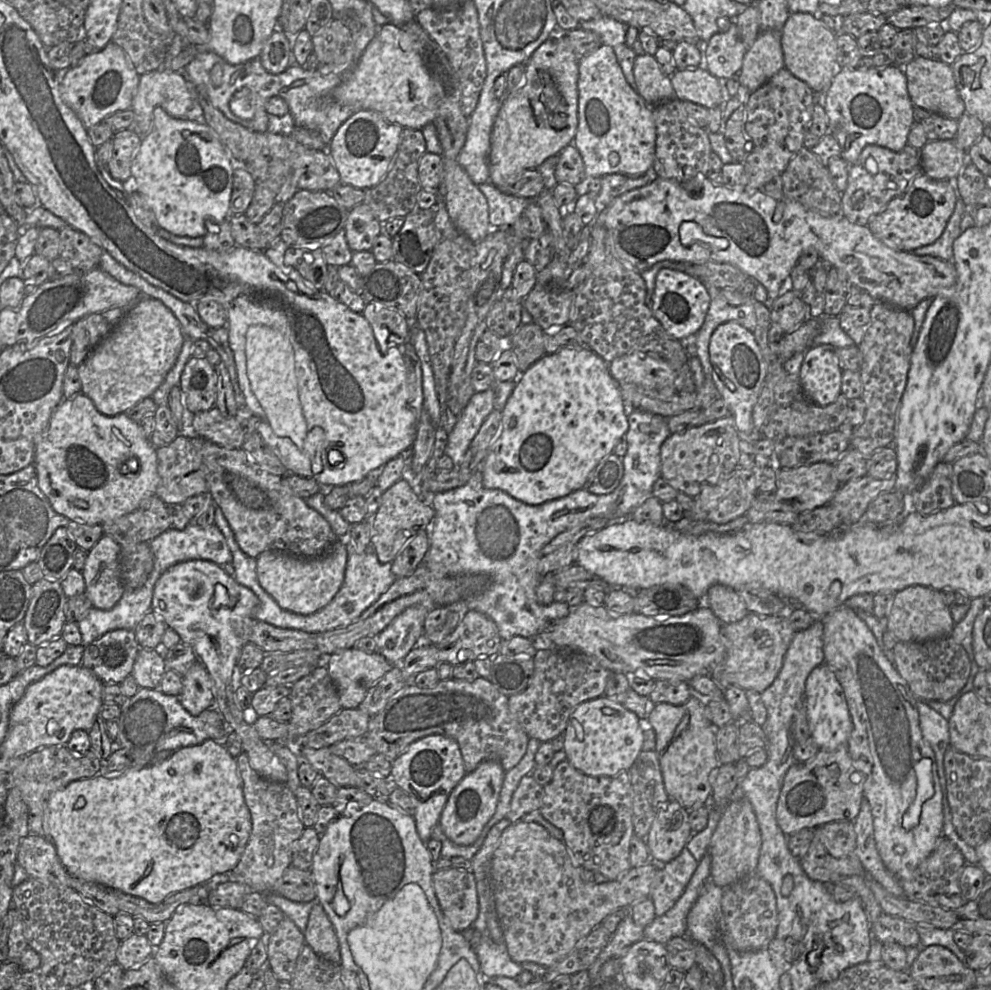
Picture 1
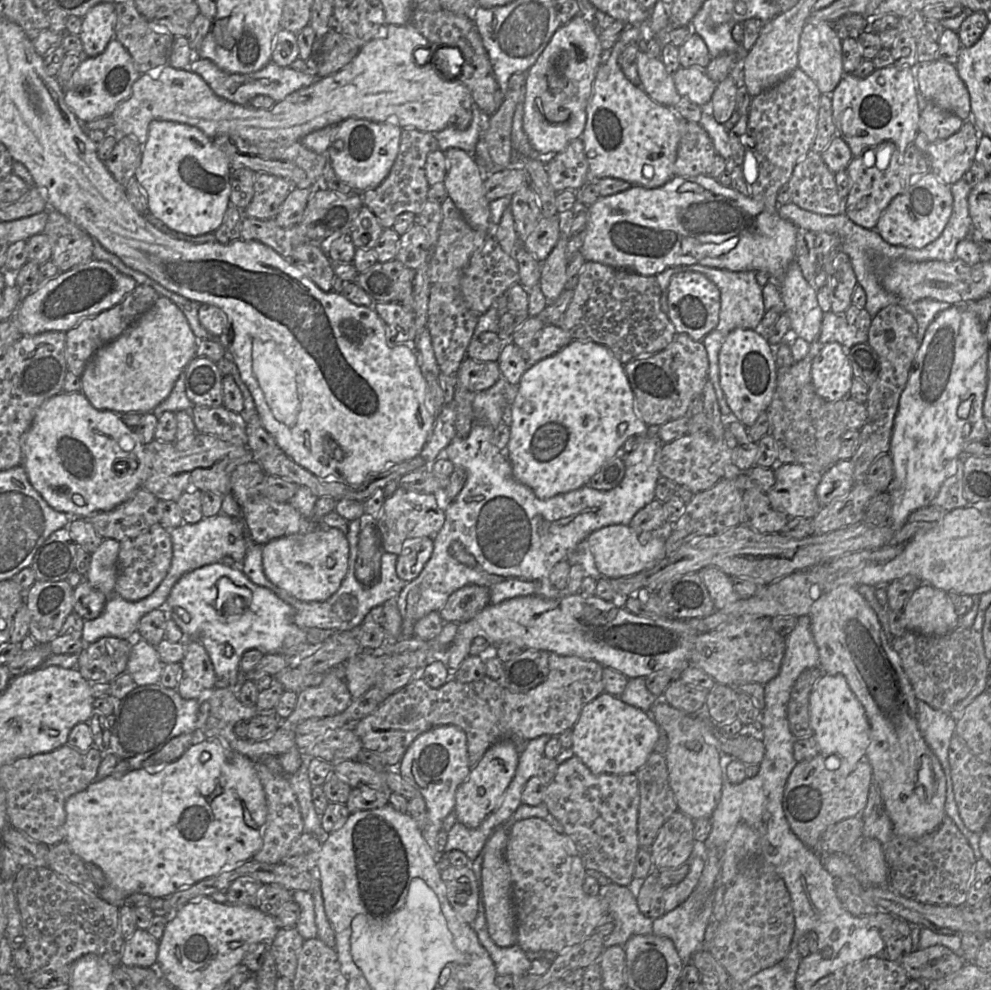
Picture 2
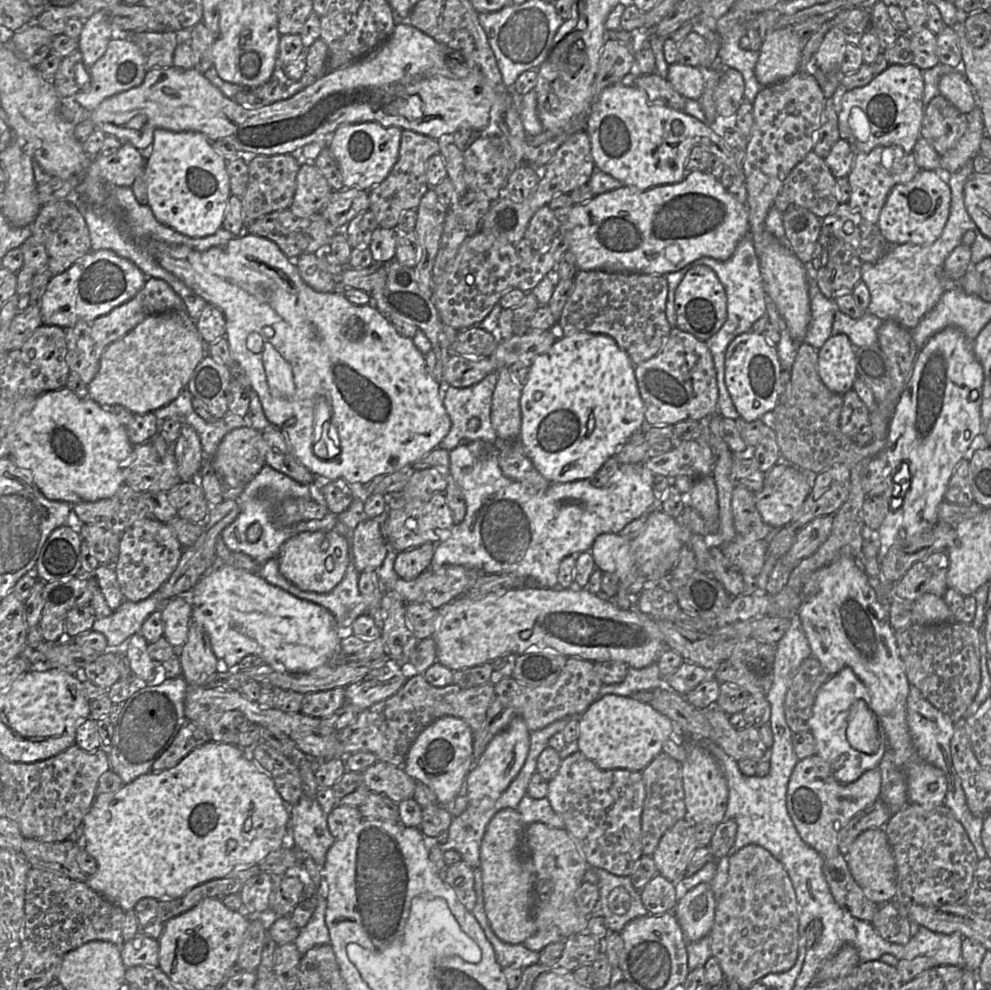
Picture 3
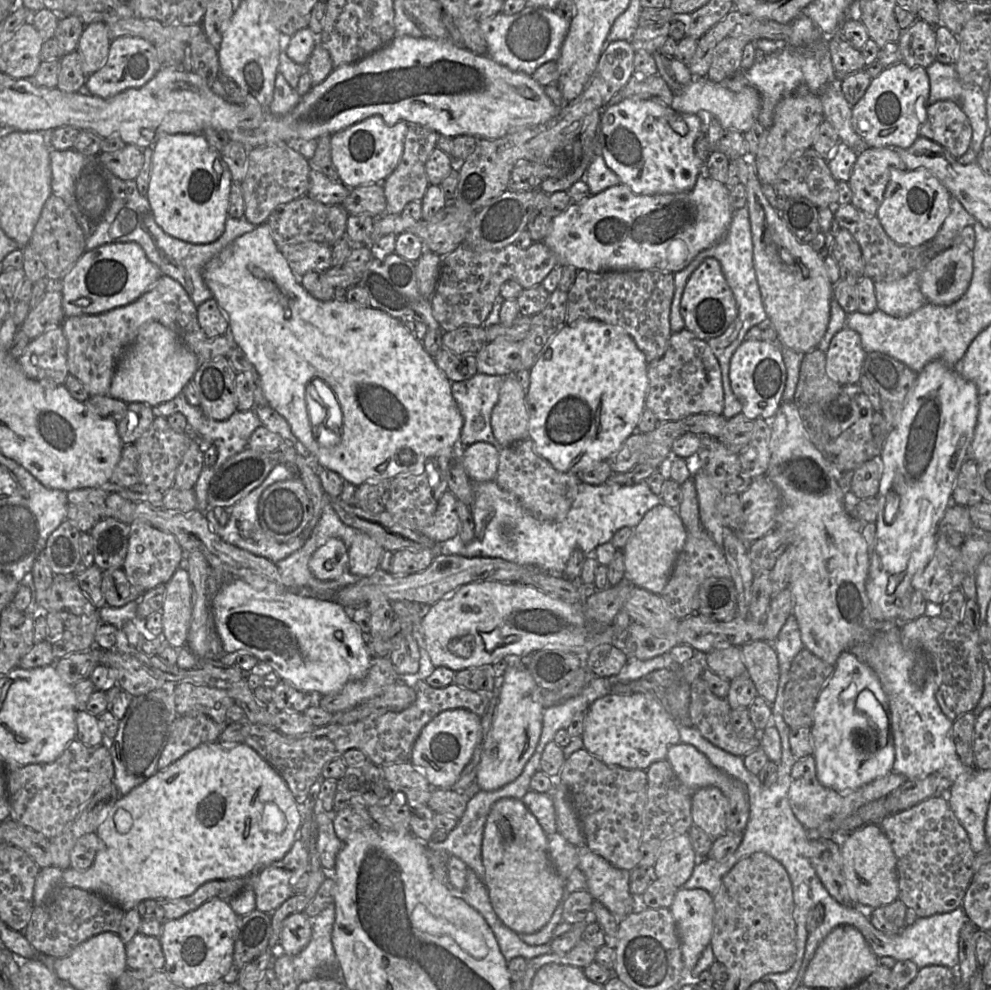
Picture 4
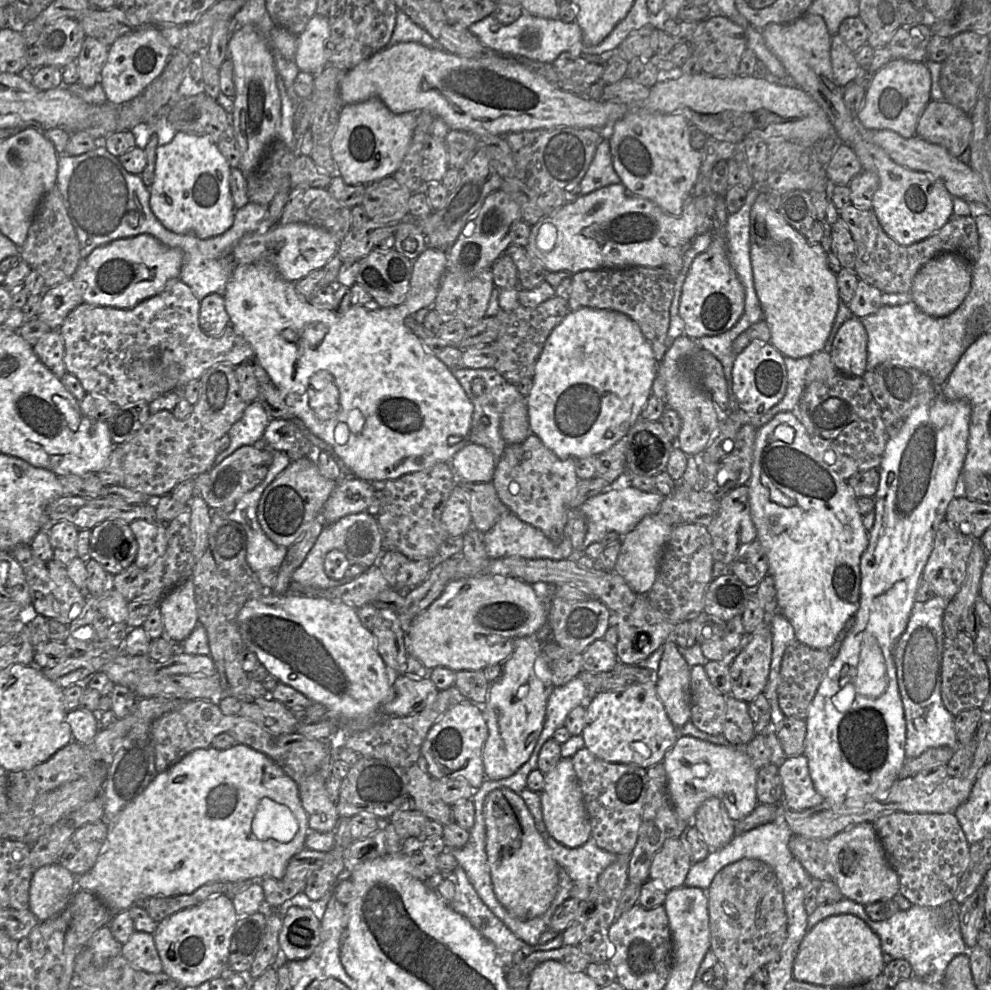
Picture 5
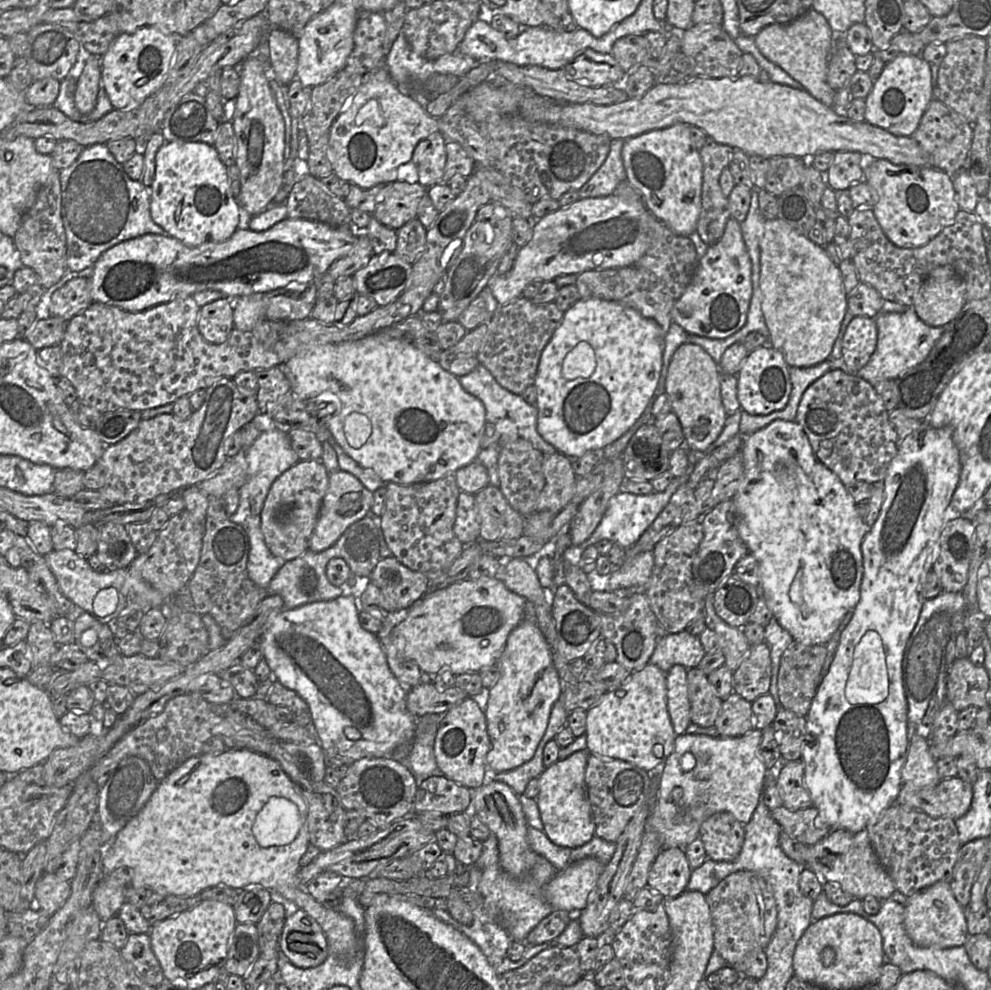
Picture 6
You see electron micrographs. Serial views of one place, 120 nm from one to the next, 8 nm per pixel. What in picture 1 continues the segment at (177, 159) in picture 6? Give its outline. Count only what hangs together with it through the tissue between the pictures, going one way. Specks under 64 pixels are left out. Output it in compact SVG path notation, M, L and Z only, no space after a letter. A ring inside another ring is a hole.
M156 107L152 116L152 128L142 137L132 160L131 185L144 198L162 228L177 236L203 237L208 232L205 226L207 219L219 226L229 218L233 169L233 160L206 123L174 118L162 107Z

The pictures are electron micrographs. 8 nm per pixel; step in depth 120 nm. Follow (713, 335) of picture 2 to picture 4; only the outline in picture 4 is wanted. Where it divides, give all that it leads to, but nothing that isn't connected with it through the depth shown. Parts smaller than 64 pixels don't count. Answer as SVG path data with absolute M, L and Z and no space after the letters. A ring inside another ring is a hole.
M748 207L736 209L723 238L713 246L702 251L705 251L704 258L713 257L719 261L722 272L731 288L737 304L737 317L735 320L720 336L707 340L721 368L724 391L724 409L722 415L726 419L730 419L741 413L741 403L735 396L729 379L731 357L739 345L745 340L745 335L748 330L767 318L754 268L753 242Z

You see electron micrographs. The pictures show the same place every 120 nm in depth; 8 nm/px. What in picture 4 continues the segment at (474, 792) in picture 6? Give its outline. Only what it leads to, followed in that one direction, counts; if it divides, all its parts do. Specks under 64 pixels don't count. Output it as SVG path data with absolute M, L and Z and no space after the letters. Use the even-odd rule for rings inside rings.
M502 798L491 807L482 842L483 883L491 906L505 926L517 934L532 934L550 920L564 893L565 881L558 875L549 855L547 834L522 800Z

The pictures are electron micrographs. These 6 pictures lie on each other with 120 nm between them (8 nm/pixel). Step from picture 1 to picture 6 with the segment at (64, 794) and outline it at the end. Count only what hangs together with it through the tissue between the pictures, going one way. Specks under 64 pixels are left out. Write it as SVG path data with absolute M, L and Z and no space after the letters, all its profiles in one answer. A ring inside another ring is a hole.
M226 749L218 754L200 754L194 756L178 766L165 779L159 782L156 790L141 811L118 832L113 842L104 848L102 852L103 873L100 882L93 892L93 908L102 922L106 922L113 916L118 916L120 908L126 902L125 891L129 887L144 887L163 895L196 896L202 891L215 887L220 883L236 889L243 889L248 884L261 884L266 889L276 890L284 899L293 903L295 905L294 908L302 909L312 916L319 923L325 934L329 953L337 956L342 961L349 961L356 952L354 921L341 913L336 907L325 905L315 900L298 878L298 872L301 868L300 860L310 844L307 815L307 805L304 798L282 769L281 765L270 756L249 749Z

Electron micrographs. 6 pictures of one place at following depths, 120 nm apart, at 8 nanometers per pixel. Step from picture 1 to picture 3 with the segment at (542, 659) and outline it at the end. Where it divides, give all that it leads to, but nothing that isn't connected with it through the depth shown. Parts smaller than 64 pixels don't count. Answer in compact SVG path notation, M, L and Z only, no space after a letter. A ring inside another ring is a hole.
M568 657L558 679L551 685L527 687L512 677L497 679L486 719L473 739L473 765L476 765L489 742L503 731L511 720L520 716L530 732L540 730L560 719L579 718L598 698L603 683L588 660Z

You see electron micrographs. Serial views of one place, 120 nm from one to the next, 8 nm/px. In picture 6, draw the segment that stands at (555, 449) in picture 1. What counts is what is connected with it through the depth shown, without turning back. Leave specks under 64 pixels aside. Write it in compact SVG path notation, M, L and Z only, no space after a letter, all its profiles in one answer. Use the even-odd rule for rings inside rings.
M602 298L579 299L564 312L560 325L555 329L543 349L535 386L538 409L537 430L548 443L566 456L581 456L590 450L601 450L622 436L642 415L654 394L660 378L665 347L665 334L650 319L632 307ZM581 341L591 344L596 355L596 369L587 378L566 379L562 366L566 355Z

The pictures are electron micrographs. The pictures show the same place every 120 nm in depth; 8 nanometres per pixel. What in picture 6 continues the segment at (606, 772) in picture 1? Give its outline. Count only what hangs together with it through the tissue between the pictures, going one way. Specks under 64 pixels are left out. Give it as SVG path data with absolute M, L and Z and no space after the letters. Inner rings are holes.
M647 663L631 672L616 690L609 690L587 710L587 750L590 754L630 762L647 772L656 773L674 749L676 733L667 709L666 672ZM653 746L663 746L662 757L656 757Z

